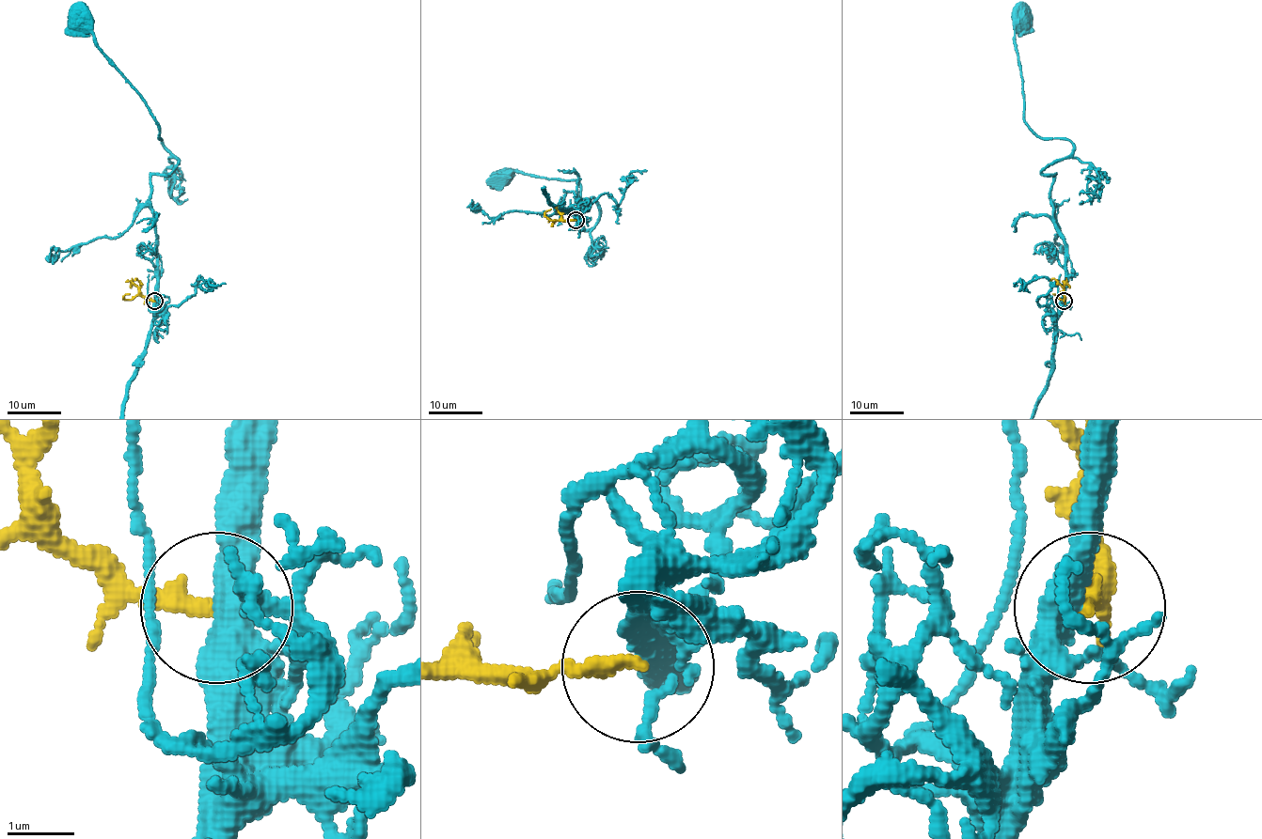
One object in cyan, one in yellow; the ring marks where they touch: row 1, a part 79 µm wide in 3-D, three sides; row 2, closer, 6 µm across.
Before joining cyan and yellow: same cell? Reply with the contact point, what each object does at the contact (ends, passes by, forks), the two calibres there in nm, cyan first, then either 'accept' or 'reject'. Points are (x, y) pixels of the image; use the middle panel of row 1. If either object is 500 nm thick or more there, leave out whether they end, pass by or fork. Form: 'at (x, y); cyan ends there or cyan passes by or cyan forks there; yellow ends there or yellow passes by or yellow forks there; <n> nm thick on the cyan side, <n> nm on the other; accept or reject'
at (575, 220); cyan passes by; yellow ends there; 440 nm thick on the cyan side, 240 nm on the other; reject

